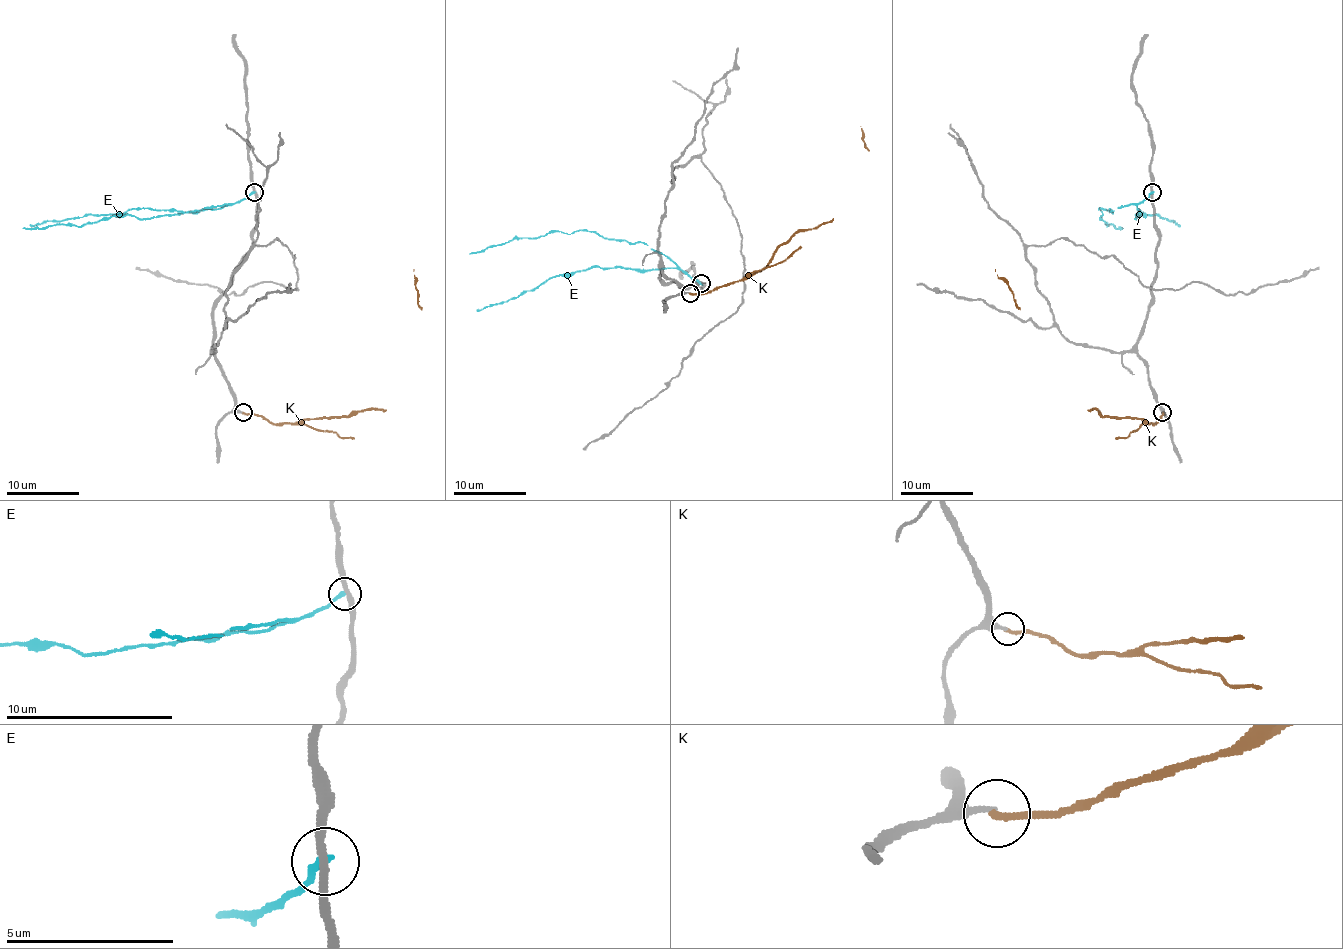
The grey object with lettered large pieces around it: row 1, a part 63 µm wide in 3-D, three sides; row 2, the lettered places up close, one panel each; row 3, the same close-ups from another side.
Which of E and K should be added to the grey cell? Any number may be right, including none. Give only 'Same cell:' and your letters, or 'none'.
Same cell: K

